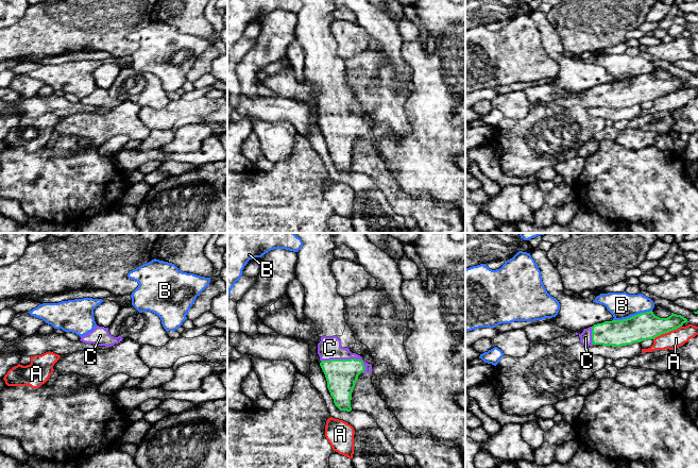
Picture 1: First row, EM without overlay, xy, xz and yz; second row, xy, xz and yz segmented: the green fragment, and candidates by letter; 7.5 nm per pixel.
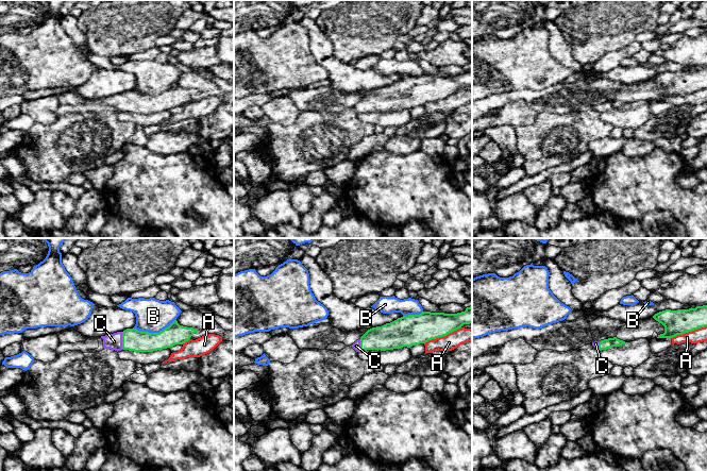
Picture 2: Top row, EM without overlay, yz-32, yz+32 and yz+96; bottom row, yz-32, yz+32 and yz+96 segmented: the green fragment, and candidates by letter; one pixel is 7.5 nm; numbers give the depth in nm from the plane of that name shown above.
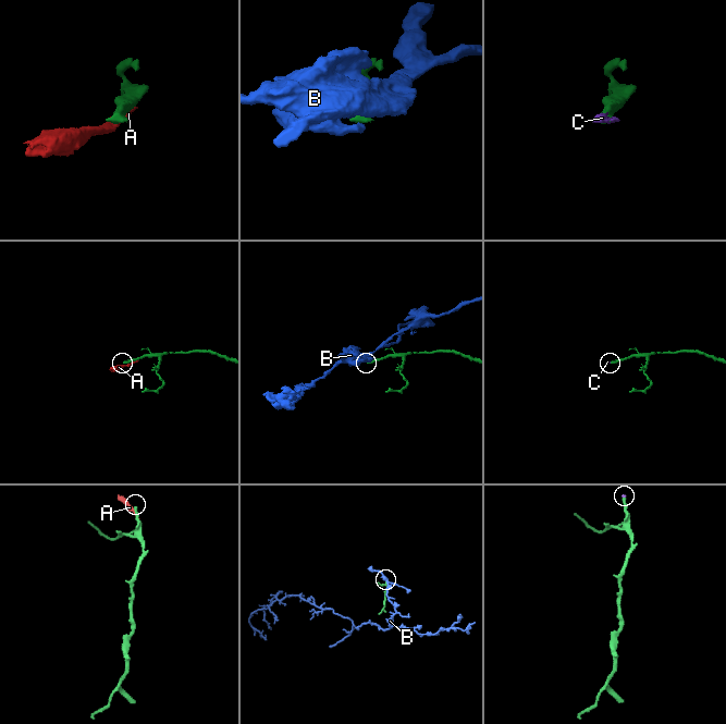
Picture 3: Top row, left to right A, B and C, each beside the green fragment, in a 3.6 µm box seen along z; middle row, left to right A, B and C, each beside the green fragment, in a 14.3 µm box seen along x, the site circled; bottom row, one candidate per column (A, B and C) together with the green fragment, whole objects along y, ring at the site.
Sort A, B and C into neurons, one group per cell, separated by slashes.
A / B / C

